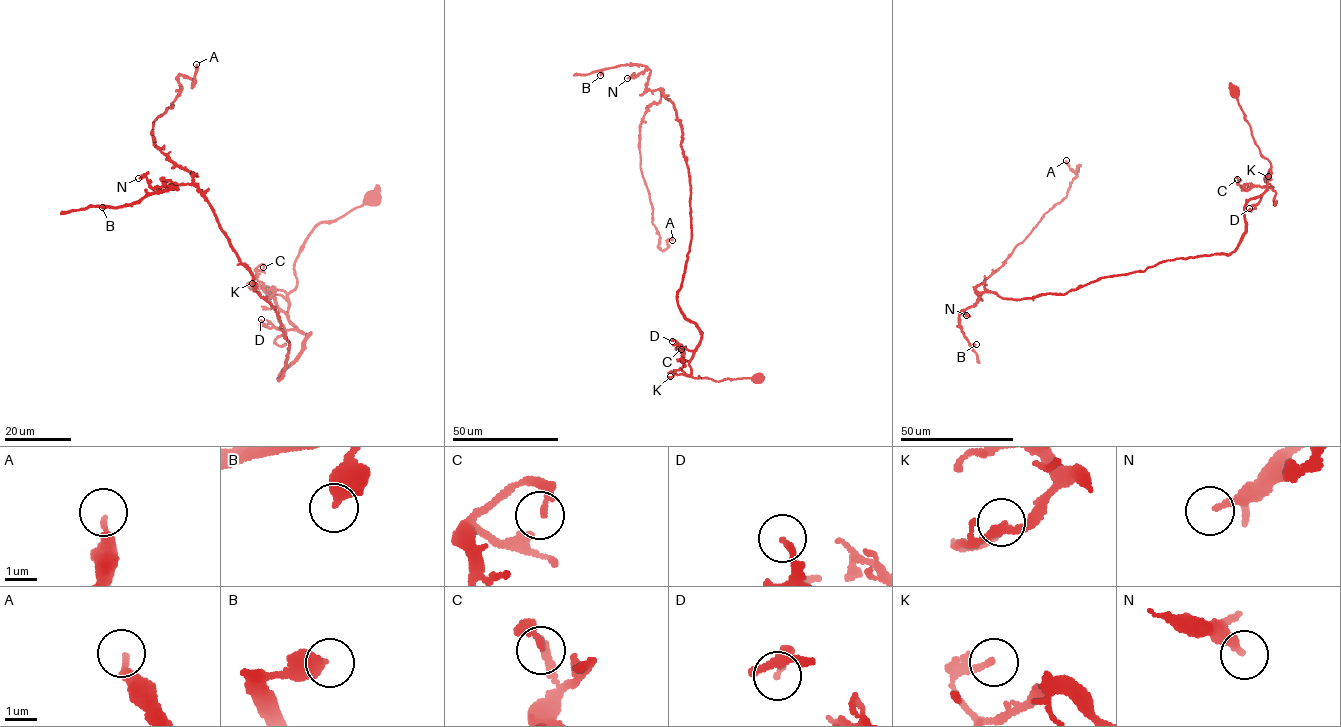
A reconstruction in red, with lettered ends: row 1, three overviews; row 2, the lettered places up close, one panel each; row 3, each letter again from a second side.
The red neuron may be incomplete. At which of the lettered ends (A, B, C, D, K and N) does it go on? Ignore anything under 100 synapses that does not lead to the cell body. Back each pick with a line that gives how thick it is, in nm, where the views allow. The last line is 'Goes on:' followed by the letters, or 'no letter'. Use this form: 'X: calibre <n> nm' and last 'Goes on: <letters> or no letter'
Goes on: no letter

